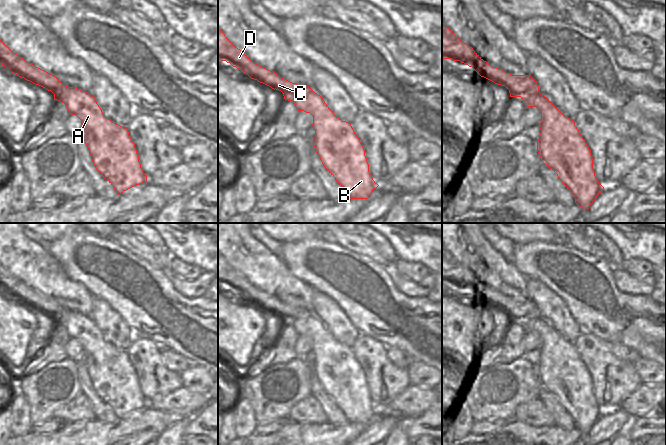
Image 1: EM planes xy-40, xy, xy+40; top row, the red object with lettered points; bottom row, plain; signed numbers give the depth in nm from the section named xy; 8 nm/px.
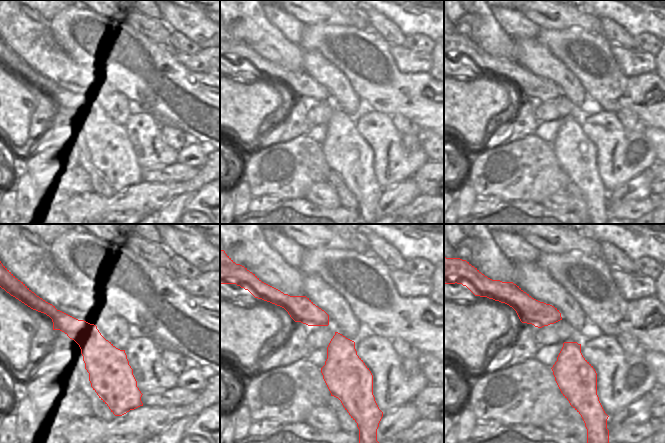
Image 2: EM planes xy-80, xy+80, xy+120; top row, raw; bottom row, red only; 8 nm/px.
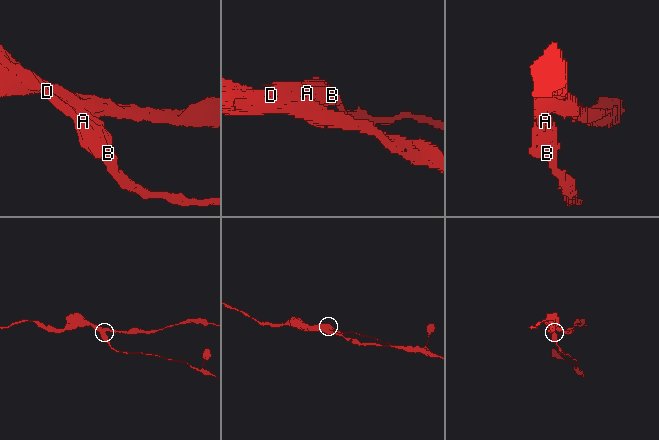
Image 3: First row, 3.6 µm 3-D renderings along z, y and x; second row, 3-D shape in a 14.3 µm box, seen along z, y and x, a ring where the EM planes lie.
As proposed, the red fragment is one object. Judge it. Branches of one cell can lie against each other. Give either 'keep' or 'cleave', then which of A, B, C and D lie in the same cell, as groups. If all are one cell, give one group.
cleave; groups A B / C D

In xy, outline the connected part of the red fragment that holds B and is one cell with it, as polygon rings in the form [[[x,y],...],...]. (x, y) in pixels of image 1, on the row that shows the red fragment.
[[[312,91],[291,95],[283,99],[292,101],[298,111],[310,113],[313,116],[312,128],[315,130],[313,146],[325,169],[335,178],[345,190],[350,199],[368,199],[379,185],[369,172],[369,164],[365,150],[355,134],[351,123],[342,121],[335,116],[323,98]]]

